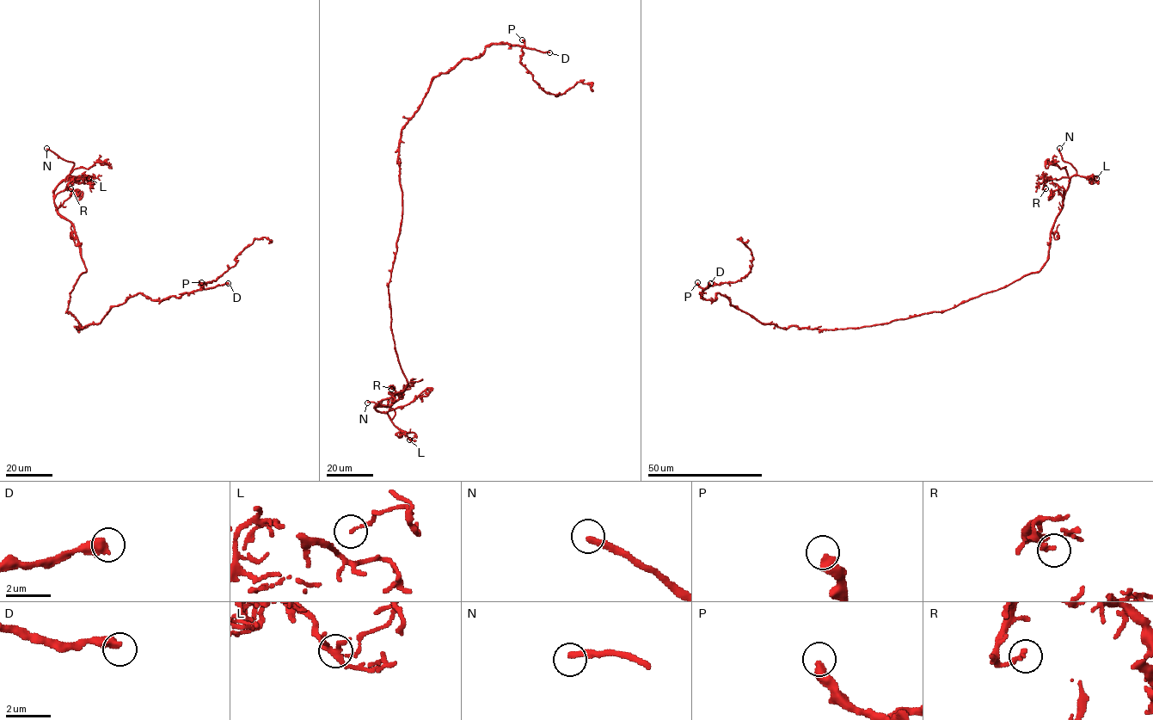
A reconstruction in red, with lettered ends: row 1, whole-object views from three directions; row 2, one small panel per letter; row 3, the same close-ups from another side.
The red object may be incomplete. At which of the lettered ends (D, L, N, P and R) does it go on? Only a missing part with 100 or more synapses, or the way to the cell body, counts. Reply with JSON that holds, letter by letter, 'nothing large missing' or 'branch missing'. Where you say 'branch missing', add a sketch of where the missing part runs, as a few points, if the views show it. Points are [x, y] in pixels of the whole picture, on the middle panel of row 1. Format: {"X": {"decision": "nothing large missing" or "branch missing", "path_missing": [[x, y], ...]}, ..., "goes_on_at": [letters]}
{"D": {"decision": "branch missing", "path_missing": [[549, 52], [562, 53], [565, 55], [562, 60], [568, 70], [589, 82], [601, 83]]}, "L": {"decision": "nothing large missing"}, "N": {"decision": "branch missing", "path_missing": [[367, 403], [337, 397]]}, "P": {"decision": "nothing large missing"}, "R": {"decision": "nothing large missing"}, "goes_on_at": ["D", "N"]}

